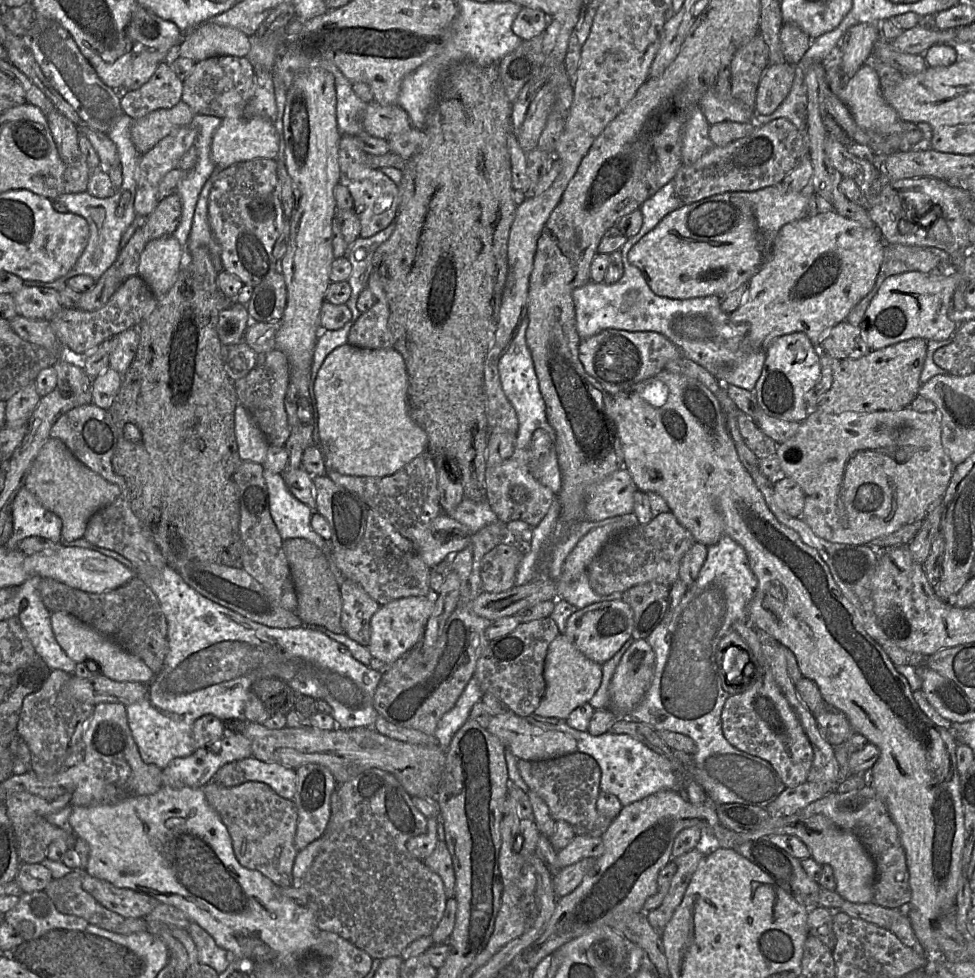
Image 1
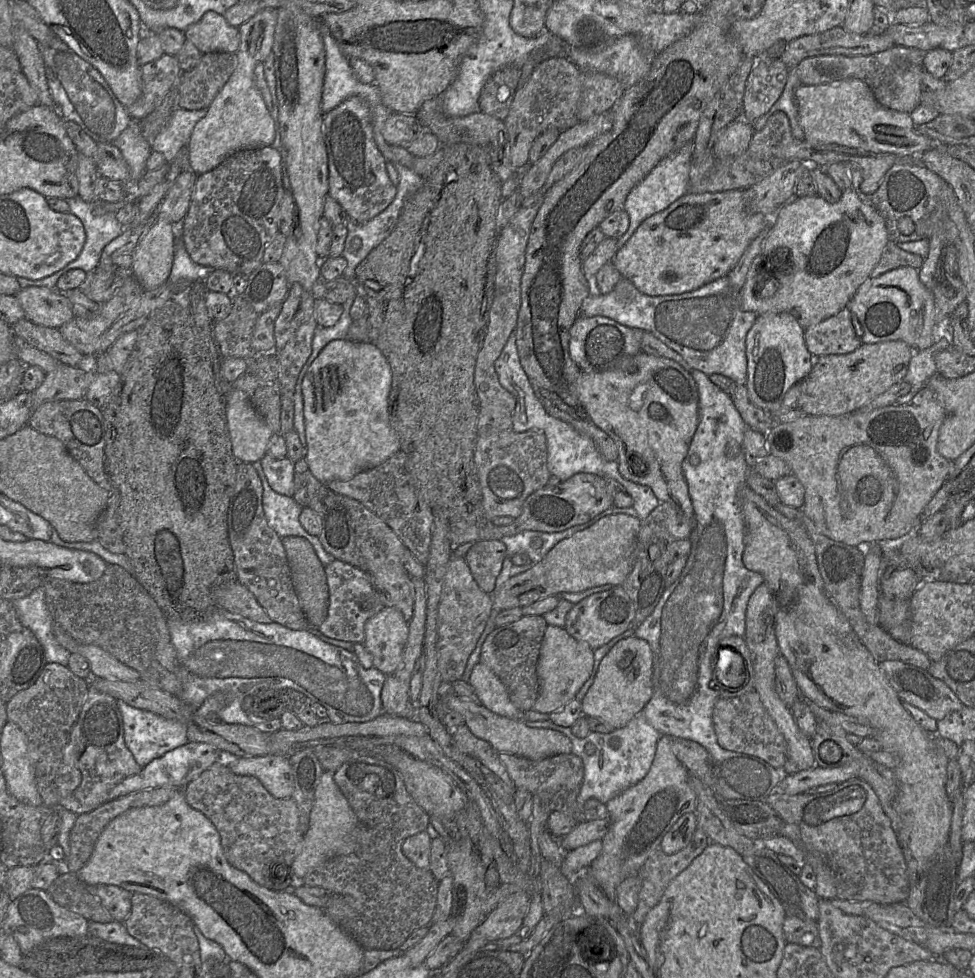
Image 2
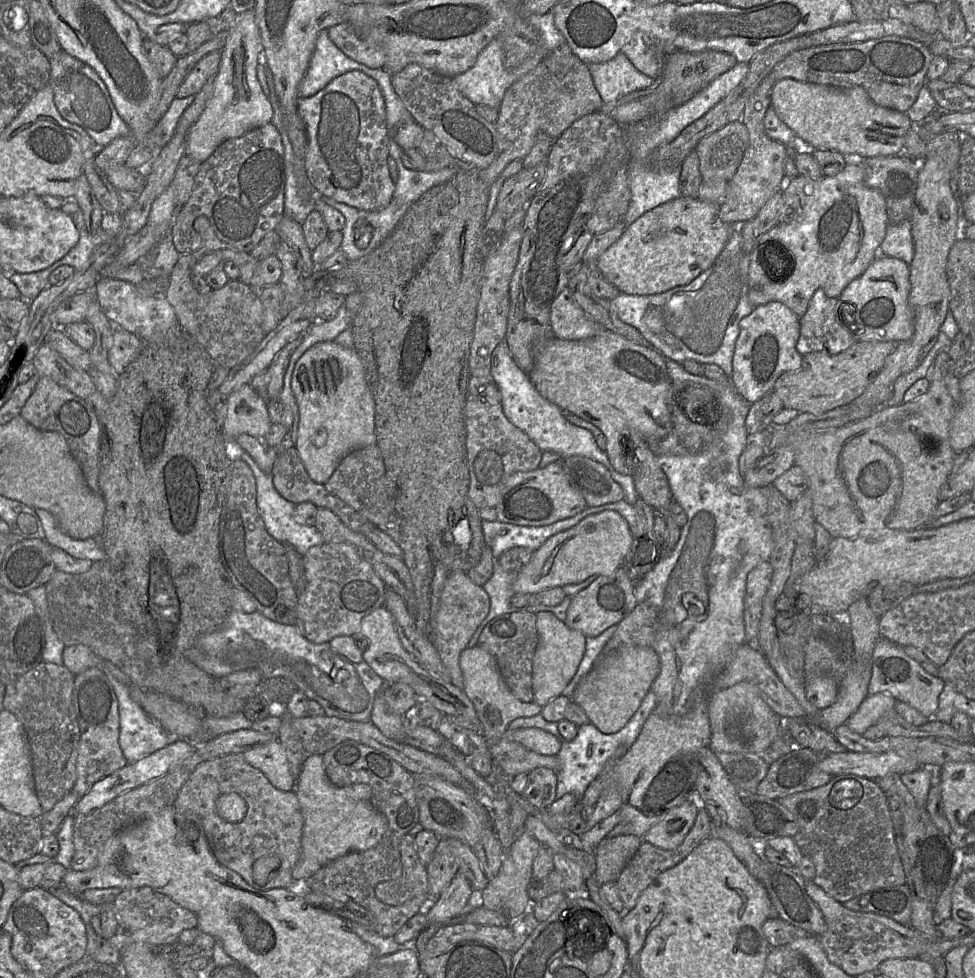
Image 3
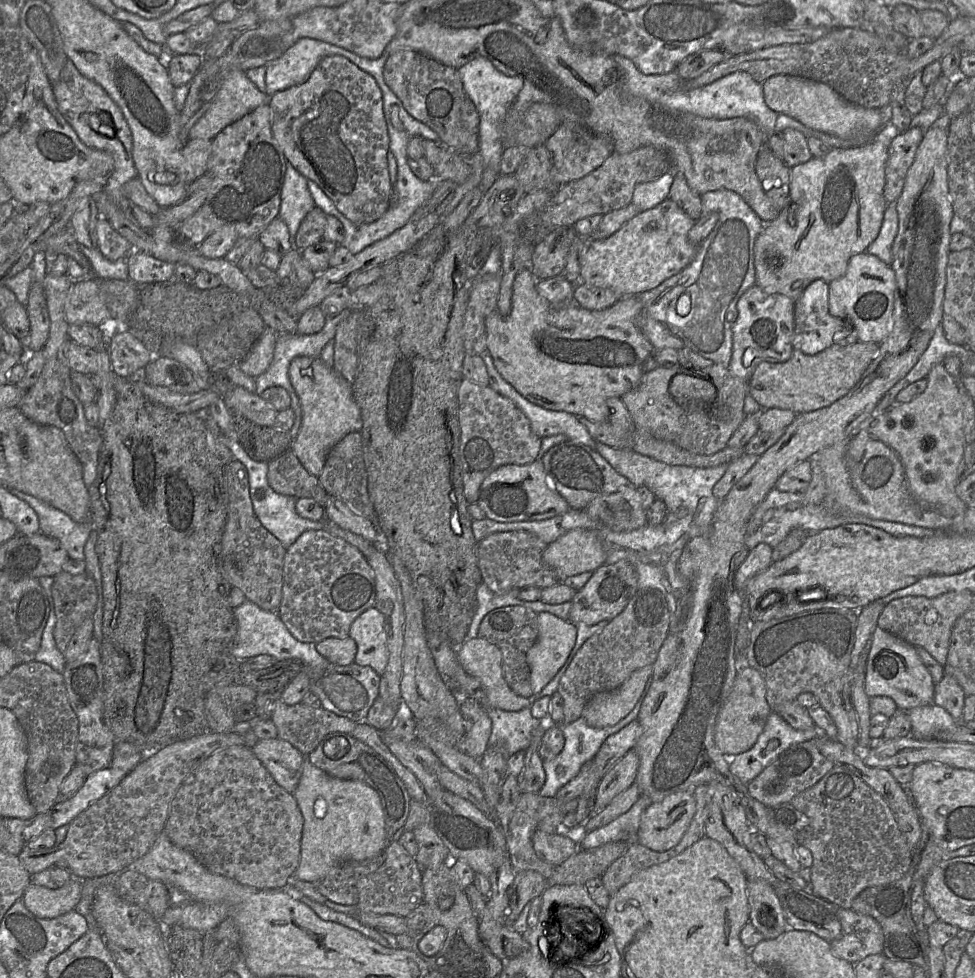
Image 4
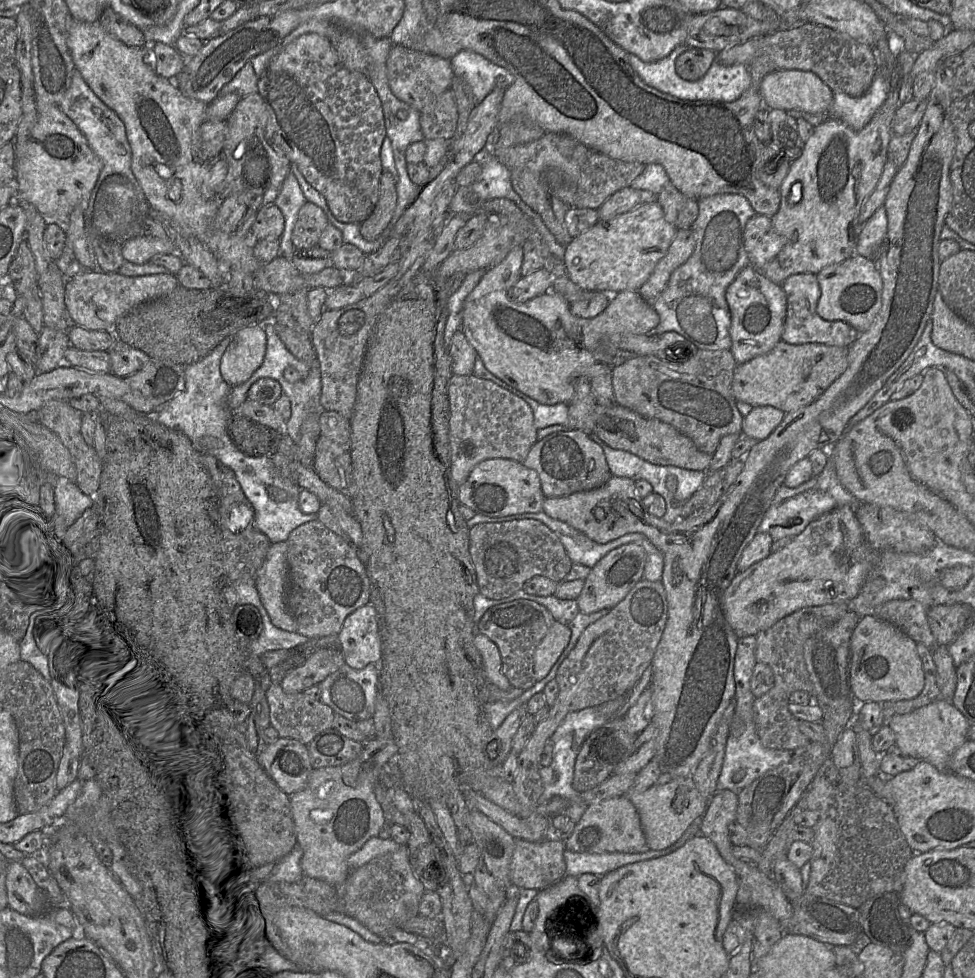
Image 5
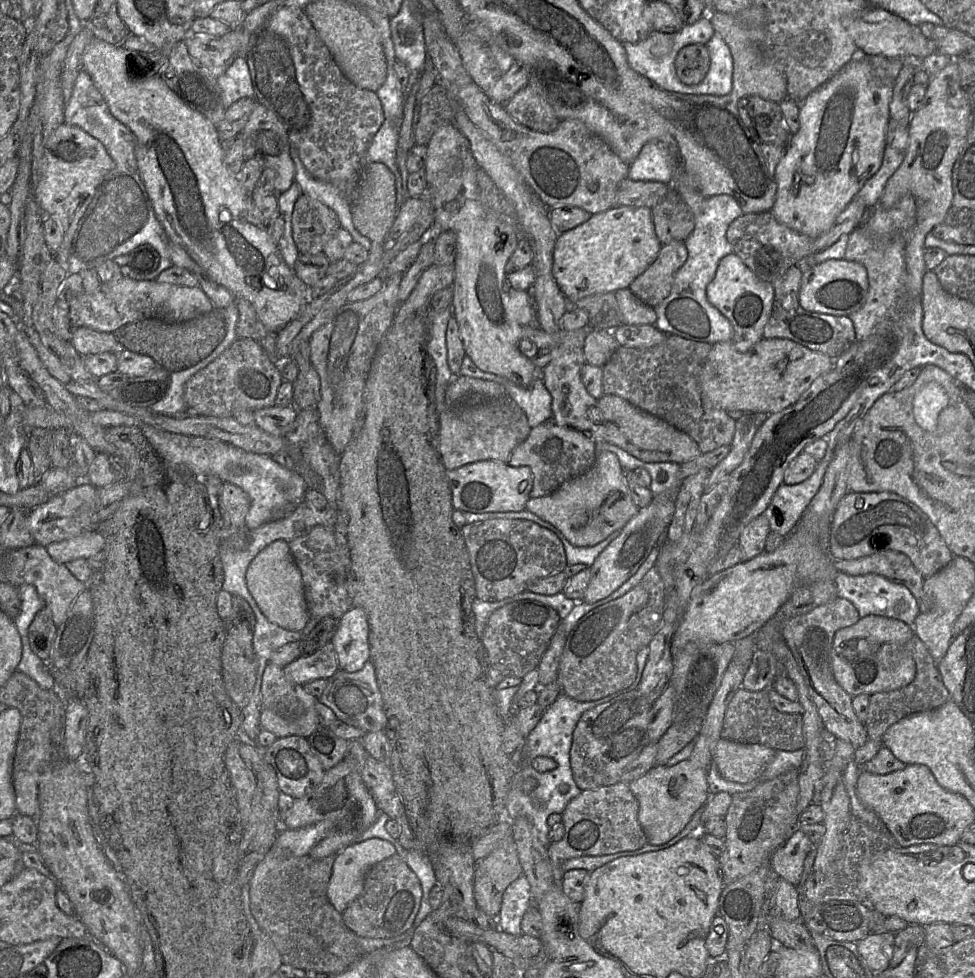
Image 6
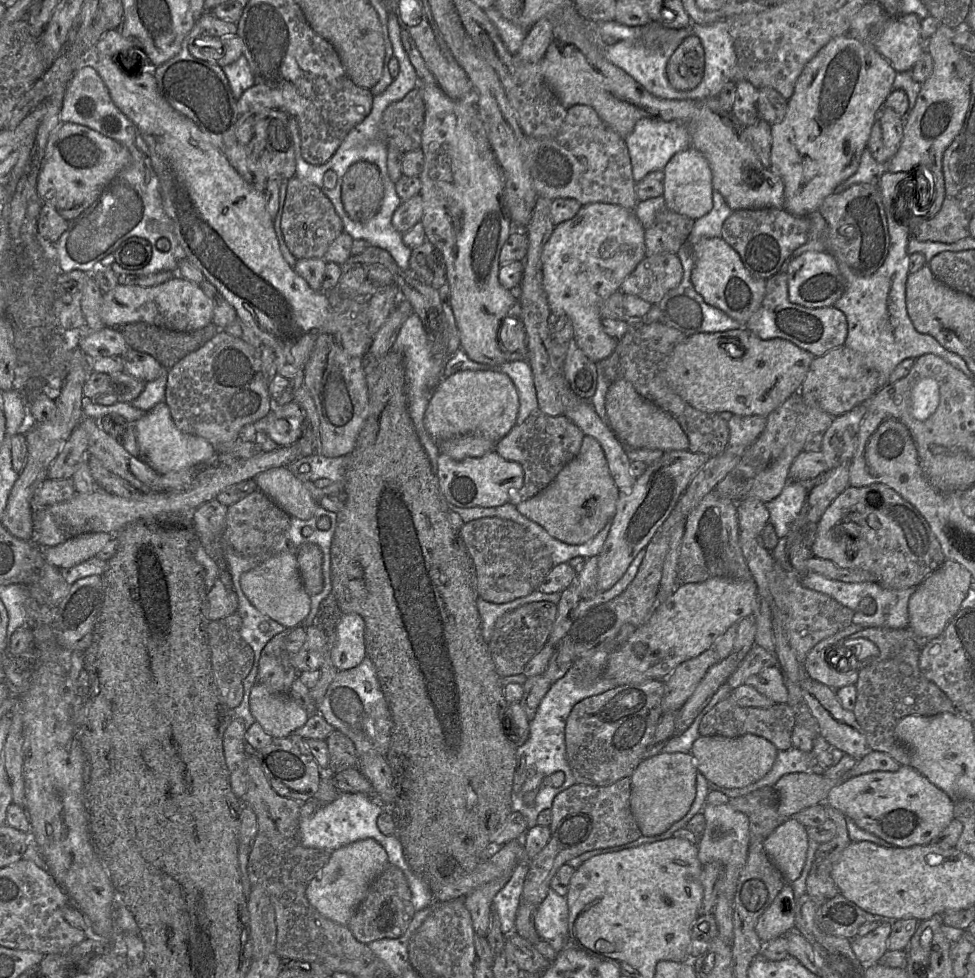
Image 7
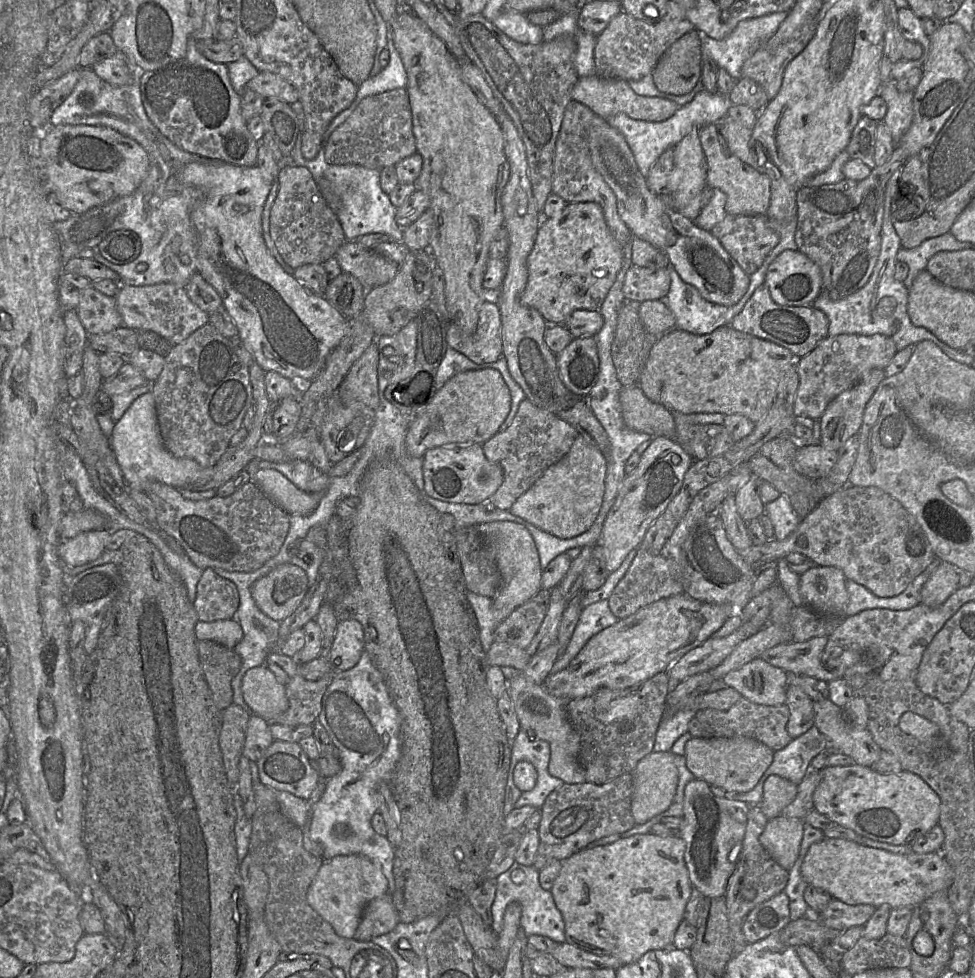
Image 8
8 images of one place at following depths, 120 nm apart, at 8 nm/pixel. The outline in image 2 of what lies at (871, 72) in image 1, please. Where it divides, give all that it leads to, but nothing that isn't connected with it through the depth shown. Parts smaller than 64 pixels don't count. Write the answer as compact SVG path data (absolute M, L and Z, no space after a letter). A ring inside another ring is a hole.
M846 78L818 85L801 84L795 90L798 120L811 143L837 144L867 152L897 156L918 156L937 143L917 134L909 113L880 105L871 88L858 78Z

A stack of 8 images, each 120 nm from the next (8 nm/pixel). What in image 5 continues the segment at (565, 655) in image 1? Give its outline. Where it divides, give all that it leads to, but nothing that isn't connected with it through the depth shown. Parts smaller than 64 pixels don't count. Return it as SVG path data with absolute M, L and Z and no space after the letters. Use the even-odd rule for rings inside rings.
M555 621L534 652L533 671L536 682L548 675L567 647L570 638L571 630L568 624Z

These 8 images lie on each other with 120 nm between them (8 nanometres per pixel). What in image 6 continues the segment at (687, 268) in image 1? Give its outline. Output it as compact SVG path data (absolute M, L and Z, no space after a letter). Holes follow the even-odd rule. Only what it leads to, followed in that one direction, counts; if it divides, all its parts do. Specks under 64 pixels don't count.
M614 206L557 235L552 273L570 301L595 294L615 293L627 289L657 258L661 247L654 231L651 208Z

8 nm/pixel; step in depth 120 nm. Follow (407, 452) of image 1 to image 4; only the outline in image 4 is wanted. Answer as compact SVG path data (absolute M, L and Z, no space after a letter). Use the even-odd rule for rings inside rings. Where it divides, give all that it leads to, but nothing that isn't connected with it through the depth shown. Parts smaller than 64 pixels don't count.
M295 357L289 365L288 375L302 409L300 428L290 450L310 474L318 477L329 451L347 434L360 432L363 425L360 408L352 384L319 357Z

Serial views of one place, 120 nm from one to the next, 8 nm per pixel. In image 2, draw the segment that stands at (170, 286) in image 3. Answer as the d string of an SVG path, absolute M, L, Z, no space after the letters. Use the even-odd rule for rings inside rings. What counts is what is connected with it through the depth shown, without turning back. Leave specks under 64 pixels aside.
M231 295L229 315L215 321L213 332L224 358L235 357L249 360L253 357L252 335L258 314L243 295Z

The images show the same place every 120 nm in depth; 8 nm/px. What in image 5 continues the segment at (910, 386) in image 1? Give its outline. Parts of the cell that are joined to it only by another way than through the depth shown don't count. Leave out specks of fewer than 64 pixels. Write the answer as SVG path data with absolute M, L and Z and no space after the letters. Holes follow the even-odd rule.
M781 340L770 352L756 356L743 364L736 364L731 390L737 402L742 401L752 407L768 405L788 413L814 402L845 372L847 366L847 348L818 343L793 345Z

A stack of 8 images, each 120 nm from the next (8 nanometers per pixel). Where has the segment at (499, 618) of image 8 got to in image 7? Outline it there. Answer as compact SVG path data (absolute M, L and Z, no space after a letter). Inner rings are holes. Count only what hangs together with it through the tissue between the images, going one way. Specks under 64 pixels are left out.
M537 589L524 597L520 597L510 602L501 604L491 603L483 600L481 597L478 597L476 604L481 619L483 639L487 644L489 643L497 620L505 613L530 602L550 601L557 605L560 597L561 593L559 592L546 594L538 591Z

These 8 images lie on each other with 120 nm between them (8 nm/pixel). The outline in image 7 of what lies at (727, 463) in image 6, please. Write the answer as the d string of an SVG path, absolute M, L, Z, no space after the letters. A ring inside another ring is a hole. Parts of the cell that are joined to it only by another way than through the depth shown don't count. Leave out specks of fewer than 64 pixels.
M733 415L728 421L729 441L725 453L743 456L766 427L764 416Z

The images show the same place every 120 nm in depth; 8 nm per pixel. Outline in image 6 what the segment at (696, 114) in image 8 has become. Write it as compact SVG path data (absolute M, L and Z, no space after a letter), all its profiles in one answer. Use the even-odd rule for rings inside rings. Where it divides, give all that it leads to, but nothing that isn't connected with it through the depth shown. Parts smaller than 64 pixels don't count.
M648 142L630 164L628 178L671 185L676 165L673 153L666 146L658 142Z

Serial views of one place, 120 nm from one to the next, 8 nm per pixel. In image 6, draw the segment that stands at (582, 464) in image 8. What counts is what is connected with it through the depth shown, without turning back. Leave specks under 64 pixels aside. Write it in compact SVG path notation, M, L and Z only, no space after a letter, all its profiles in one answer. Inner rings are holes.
M596 447L596 460L594 465L583 475L572 478L566 482L564 482L554 493L542 496L539 498L530 498L527 503L525 510L537 515L542 520L552 524L556 527L564 536L565 538L574 546L576 547L591 547L594 546L601 541L605 540L610 534L617 530L622 530L623 527L628 523L630 519L632 519L639 511L639 507L633 502L632 497L630 495L627 477L625 475L625 470L620 466L617 456L609 452L607 450L598 451Z

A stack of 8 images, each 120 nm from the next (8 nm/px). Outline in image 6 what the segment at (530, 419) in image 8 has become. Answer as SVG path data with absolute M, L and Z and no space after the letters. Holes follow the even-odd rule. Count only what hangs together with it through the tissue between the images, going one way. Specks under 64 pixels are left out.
M544 422L531 428L528 437L512 451L508 464L530 467L533 476L530 498L539 498L554 493L564 482L585 474L595 460L596 445L591 438L572 428Z

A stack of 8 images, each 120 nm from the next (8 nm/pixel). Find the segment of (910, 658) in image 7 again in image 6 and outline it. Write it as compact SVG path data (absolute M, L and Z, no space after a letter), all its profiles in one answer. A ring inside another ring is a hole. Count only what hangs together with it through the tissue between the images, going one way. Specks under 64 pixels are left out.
M914 635L905 646L895 643L884 643L876 652L879 662L897 666L905 655L911 654L916 664L914 680L907 686L888 692L877 692L870 695L869 711L864 727L868 739L882 740L886 730L900 719L917 712L923 712L940 707L951 699L951 695L945 687L936 662L929 650L920 638Z

